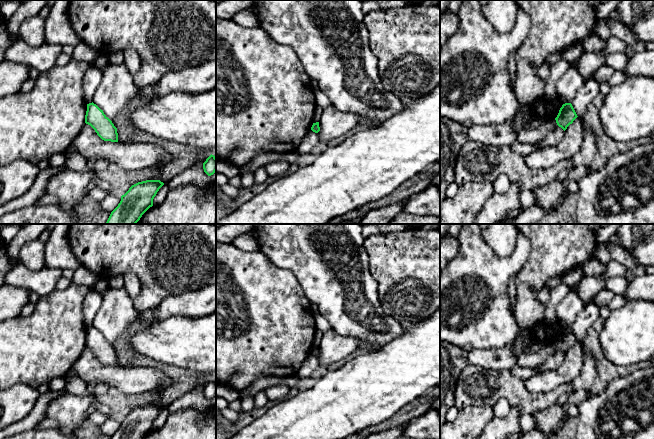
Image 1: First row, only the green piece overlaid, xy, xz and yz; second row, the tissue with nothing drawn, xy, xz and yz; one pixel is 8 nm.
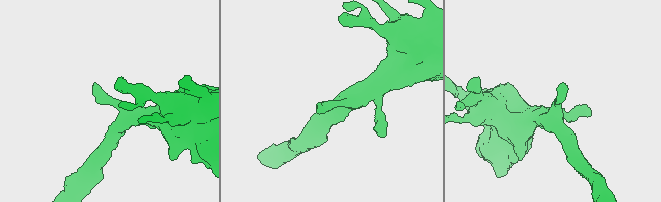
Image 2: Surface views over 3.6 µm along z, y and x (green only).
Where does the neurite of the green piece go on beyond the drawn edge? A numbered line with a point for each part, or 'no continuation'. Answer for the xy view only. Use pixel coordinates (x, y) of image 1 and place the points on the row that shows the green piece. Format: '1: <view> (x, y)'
no continuation

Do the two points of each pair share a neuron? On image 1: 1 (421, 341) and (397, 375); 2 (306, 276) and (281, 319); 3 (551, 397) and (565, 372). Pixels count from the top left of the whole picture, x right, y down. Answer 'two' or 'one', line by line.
1: one
2: two
3: two

